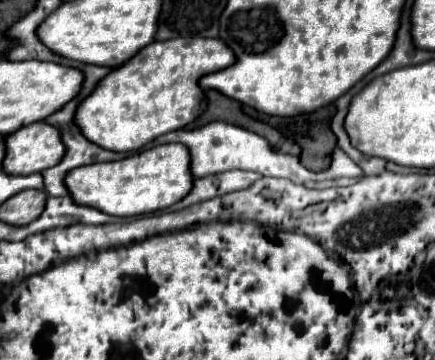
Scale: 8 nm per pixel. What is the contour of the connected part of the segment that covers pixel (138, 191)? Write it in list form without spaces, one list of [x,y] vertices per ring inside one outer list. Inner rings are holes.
[[[180,143],[156,145],[120,161],[82,165],[64,177],[64,185],[70,191],[70,197],[74,197],[74,203],[94,207],[108,215],[132,217],[152,213],[170,207],[192,189],[194,179],[190,175],[188,159],[190,155],[186,155],[186,147]]]

